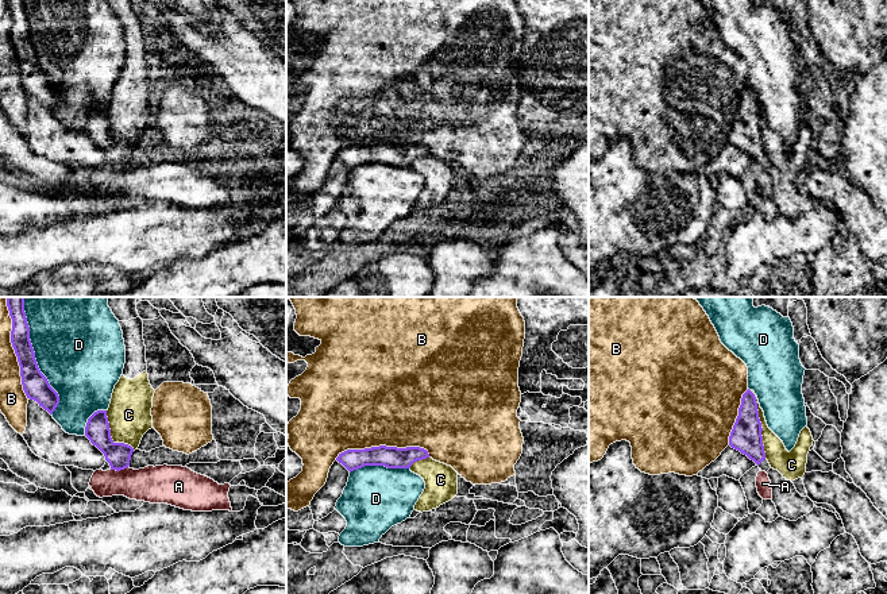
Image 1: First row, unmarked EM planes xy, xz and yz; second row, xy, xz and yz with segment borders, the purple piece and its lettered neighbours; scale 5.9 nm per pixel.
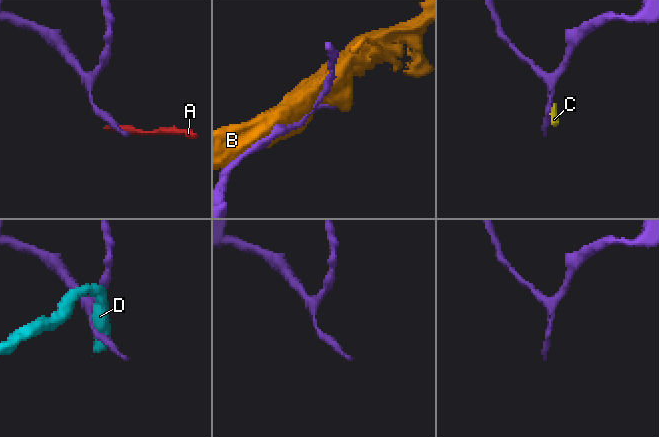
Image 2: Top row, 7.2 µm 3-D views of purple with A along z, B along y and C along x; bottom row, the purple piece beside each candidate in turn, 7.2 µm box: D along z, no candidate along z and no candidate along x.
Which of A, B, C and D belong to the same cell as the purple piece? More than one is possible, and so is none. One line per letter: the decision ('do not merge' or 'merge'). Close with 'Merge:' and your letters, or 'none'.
A: do not merge
B: do not merge
C: do not merge
D: do not merge
Merge: none

